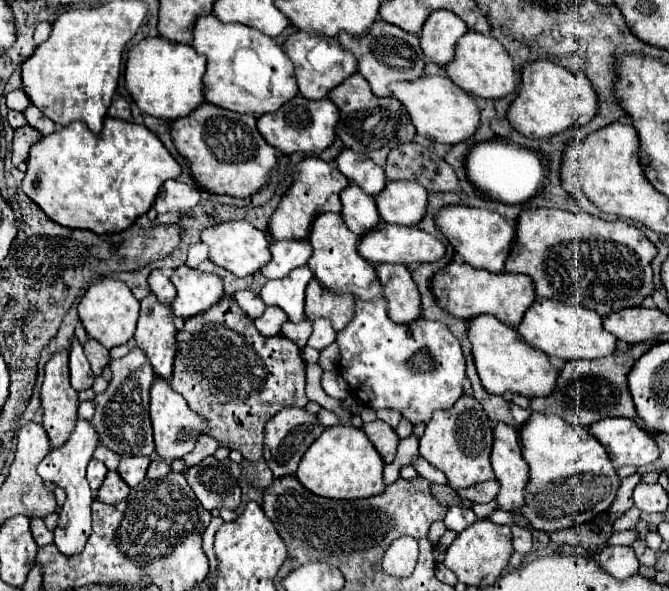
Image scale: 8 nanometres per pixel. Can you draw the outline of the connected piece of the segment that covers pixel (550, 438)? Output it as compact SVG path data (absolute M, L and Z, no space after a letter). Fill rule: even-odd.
M532 413L520 427L522 457L528 463L528 485L520 513L532 529L552 533L580 527L604 513L616 499L620 477L606 449L584 427L574 427L558 415Z

